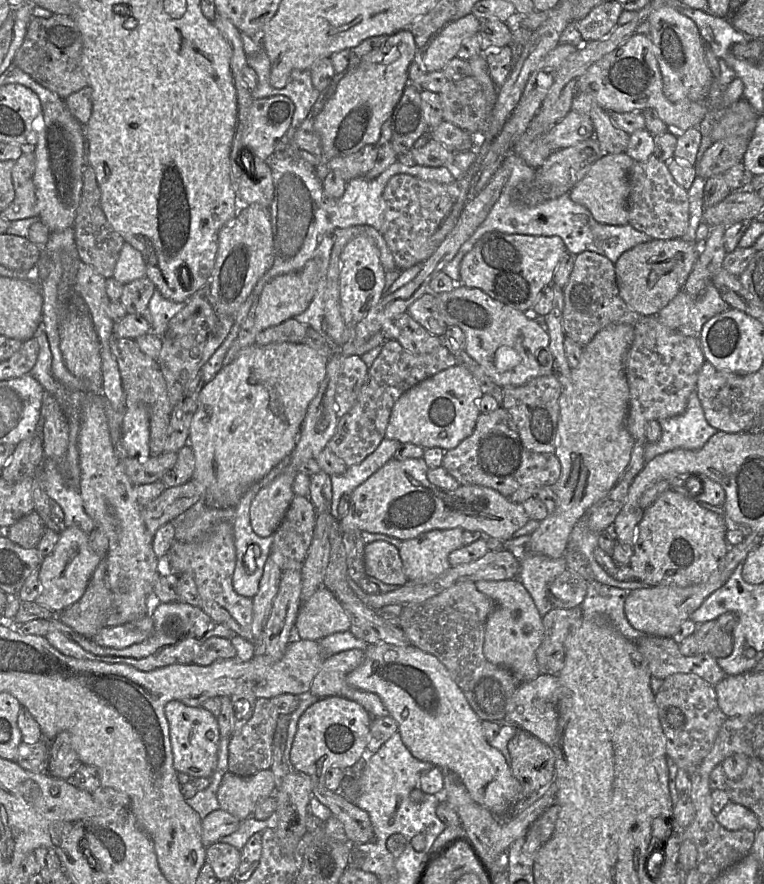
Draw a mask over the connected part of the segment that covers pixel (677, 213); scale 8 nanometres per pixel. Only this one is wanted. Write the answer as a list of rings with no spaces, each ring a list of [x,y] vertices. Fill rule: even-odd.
[[[651,155],[645,161],[634,161],[628,172],[627,198],[629,224],[653,239],[679,239],[689,227],[687,190],[679,186],[668,170],[667,163]]]

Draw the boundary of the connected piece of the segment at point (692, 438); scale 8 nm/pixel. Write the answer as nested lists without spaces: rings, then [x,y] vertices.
[[[696,391],[688,398],[687,407],[681,415],[659,419],[661,437],[656,442],[645,443],[644,459],[647,463],[654,457],[674,449],[698,450],[717,432],[704,416]]]

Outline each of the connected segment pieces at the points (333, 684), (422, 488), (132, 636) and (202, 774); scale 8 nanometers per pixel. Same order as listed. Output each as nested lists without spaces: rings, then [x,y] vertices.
[[[361,649],[345,650],[328,657],[313,678],[309,693],[317,698],[341,696],[352,700],[347,694],[354,687],[347,683],[346,677],[363,659]]]
[[[422,458],[389,460],[352,491],[347,514],[337,518],[341,532],[359,530],[405,541],[432,530],[461,528],[507,541],[528,522],[522,503],[512,502],[497,490],[480,485],[442,490],[429,482],[428,469]]]
[[[154,593],[147,599],[146,615],[134,621],[103,627],[92,640],[103,647],[125,648],[146,640],[153,632],[153,619],[151,613],[155,606],[161,603]]]
[[[172,700],[165,706],[173,753],[173,766],[179,773],[192,778],[210,778],[218,762],[220,732],[217,717],[201,706],[190,707]]]

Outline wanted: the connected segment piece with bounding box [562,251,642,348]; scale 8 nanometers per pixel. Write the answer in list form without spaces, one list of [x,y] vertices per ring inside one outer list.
[[[583,251],[576,255],[573,269],[564,290],[564,310],[562,325],[565,337],[571,338],[582,348],[603,328],[611,324],[629,324],[635,326],[642,315],[630,309],[619,294],[616,283],[615,265],[607,257],[592,251]]]

